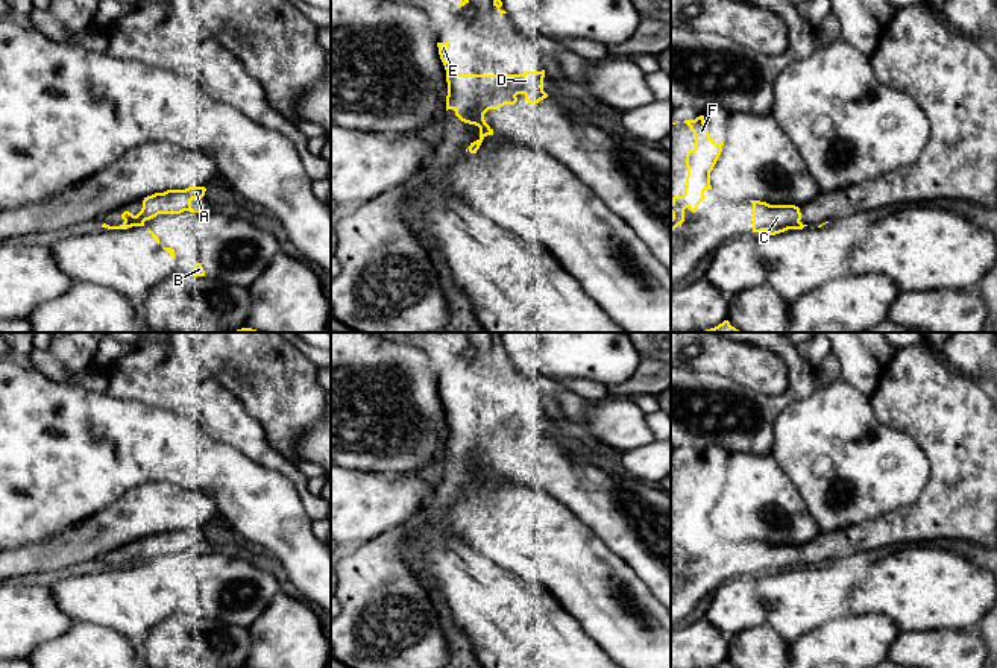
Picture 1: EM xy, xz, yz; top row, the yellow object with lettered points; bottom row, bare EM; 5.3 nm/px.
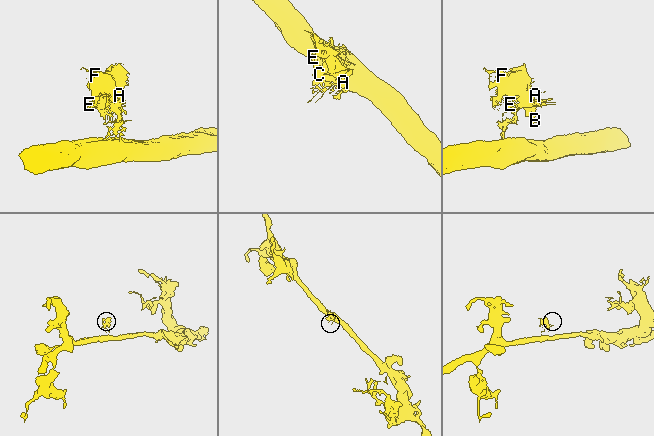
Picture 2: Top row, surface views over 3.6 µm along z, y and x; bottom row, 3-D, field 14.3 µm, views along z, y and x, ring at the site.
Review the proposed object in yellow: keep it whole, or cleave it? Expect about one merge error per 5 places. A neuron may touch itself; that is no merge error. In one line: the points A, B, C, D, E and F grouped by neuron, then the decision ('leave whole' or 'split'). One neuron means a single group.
A B C D E F; leave whole

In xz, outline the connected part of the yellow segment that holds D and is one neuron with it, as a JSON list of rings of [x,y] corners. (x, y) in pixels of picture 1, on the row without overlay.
[[[437,383],[440,399],[446,410],[446,422],[448,422],[448,436],[446,436],[446,451],[454,449],[455,455],[469,465],[475,465],[480,468],[480,478],[466,489],[470,493],[476,493],[483,480],[487,475],[493,475],[493,469],[486,463],[484,454],[489,449],[498,449],[504,445],[514,445],[517,442],[517,434],[524,434],[528,443],[539,443],[546,439],[548,434],[543,431],[543,418],[545,410],[542,411],[525,411],[519,414],[451,414],[448,404],[448,392],[449,383]]]

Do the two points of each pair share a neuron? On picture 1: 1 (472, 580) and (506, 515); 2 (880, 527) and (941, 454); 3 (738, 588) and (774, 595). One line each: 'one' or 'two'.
1: two
2: one
3: two

